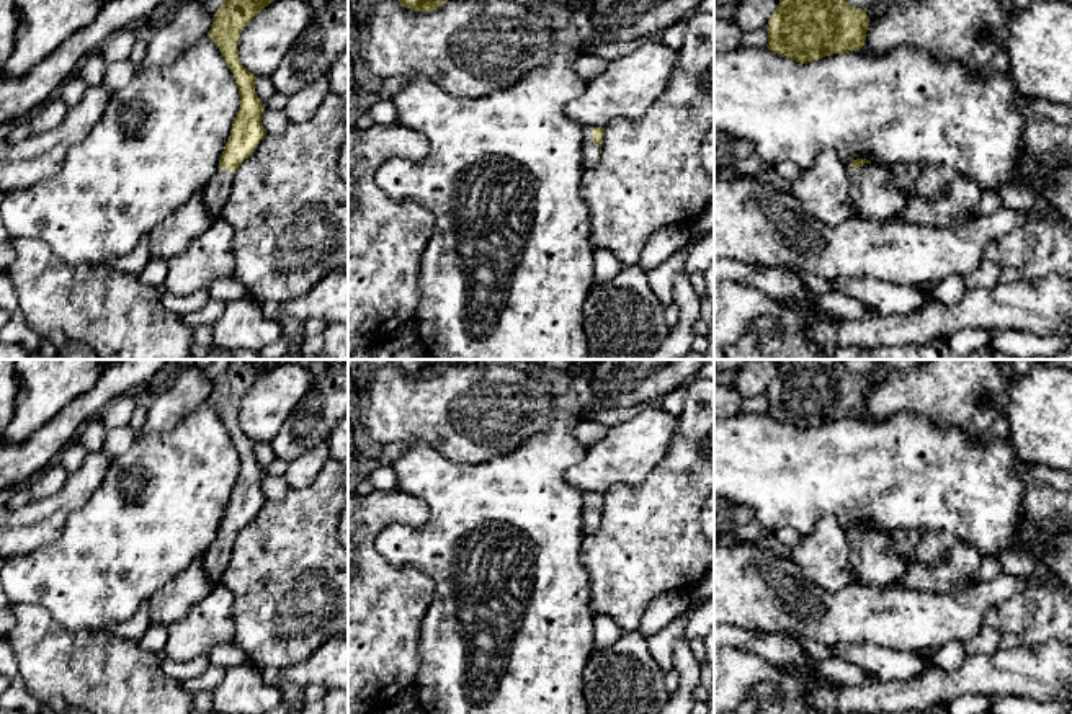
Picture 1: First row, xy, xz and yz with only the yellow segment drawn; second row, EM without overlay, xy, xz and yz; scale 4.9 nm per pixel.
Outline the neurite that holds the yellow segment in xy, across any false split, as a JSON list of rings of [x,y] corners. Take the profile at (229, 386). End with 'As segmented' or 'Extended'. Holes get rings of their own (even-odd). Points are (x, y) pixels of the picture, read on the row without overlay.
[[[229,359],[227,368],[214,379],[208,402],[219,413],[239,453],[240,474],[234,484],[229,506],[219,524],[219,533],[204,552],[208,577],[219,583],[232,557],[232,547],[240,529],[252,521],[266,502],[261,492],[265,471],[255,457],[257,443],[239,423],[239,402],[265,373],[283,363],[307,364],[317,359]]]. Extended

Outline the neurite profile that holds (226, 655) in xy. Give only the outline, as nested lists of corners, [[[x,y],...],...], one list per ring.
[[[234,642],[216,645],[208,654],[208,657],[209,657],[211,665],[217,665],[217,667],[222,667],[226,670],[230,667],[239,667],[239,665],[248,663],[247,654]]]

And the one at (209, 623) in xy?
[[[216,583],[190,613],[167,627],[168,639],[163,657],[175,662],[188,662],[209,654],[216,645],[234,640],[234,593],[222,583]]]

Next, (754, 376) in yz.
[[[745,359],[737,369],[734,387],[744,399],[760,395],[768,390],[778,371],[779,363],[775,359]]]

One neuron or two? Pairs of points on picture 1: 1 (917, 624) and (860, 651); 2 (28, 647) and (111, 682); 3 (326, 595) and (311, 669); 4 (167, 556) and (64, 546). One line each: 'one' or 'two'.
1: two
2: one
3: two
4: one

